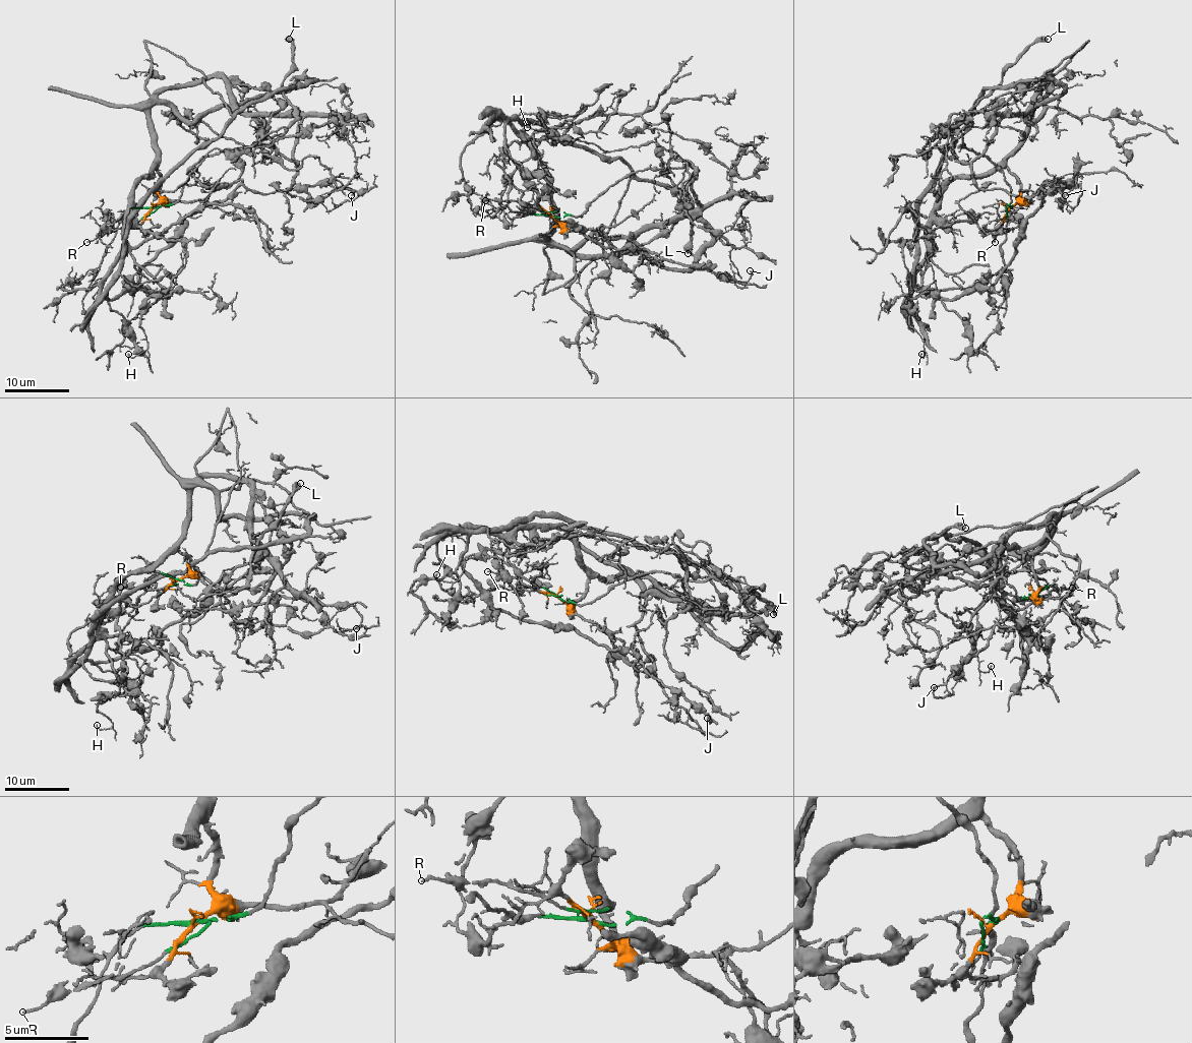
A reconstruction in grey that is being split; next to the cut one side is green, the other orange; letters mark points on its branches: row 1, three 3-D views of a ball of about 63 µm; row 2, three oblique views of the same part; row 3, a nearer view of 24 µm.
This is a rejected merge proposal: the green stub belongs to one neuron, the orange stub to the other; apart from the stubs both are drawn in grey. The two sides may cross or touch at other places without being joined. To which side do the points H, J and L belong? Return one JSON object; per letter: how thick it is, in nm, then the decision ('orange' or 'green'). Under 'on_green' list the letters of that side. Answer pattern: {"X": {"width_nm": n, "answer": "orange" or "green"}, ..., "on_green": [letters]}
{"H": {"width_nm": 150, "answer": "orange"}, "J": {"width_nm": 180, "answer": "orange"}, "L": {"width_nm": 440, "answer": "green"}, "on_green": ["L"]}

